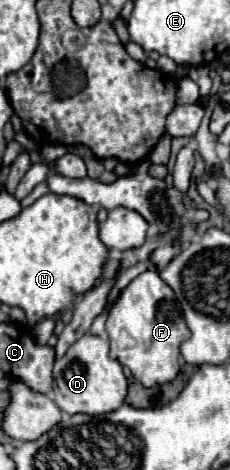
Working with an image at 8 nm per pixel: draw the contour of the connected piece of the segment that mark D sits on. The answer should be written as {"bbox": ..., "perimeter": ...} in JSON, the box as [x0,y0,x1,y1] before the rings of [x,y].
{"bbox":[51,335,127,415],"perimeter":[[[83,335],[79,341],[75,341],[67,349],[67,353],[55,361],[53,379],[55,393],[51,393],[51,399],[71,415],[75,413],[103,415],[119,409],[125,403],[127,377],[123,373],[121,363],[109,357],[109,341],[101,337]]]}

